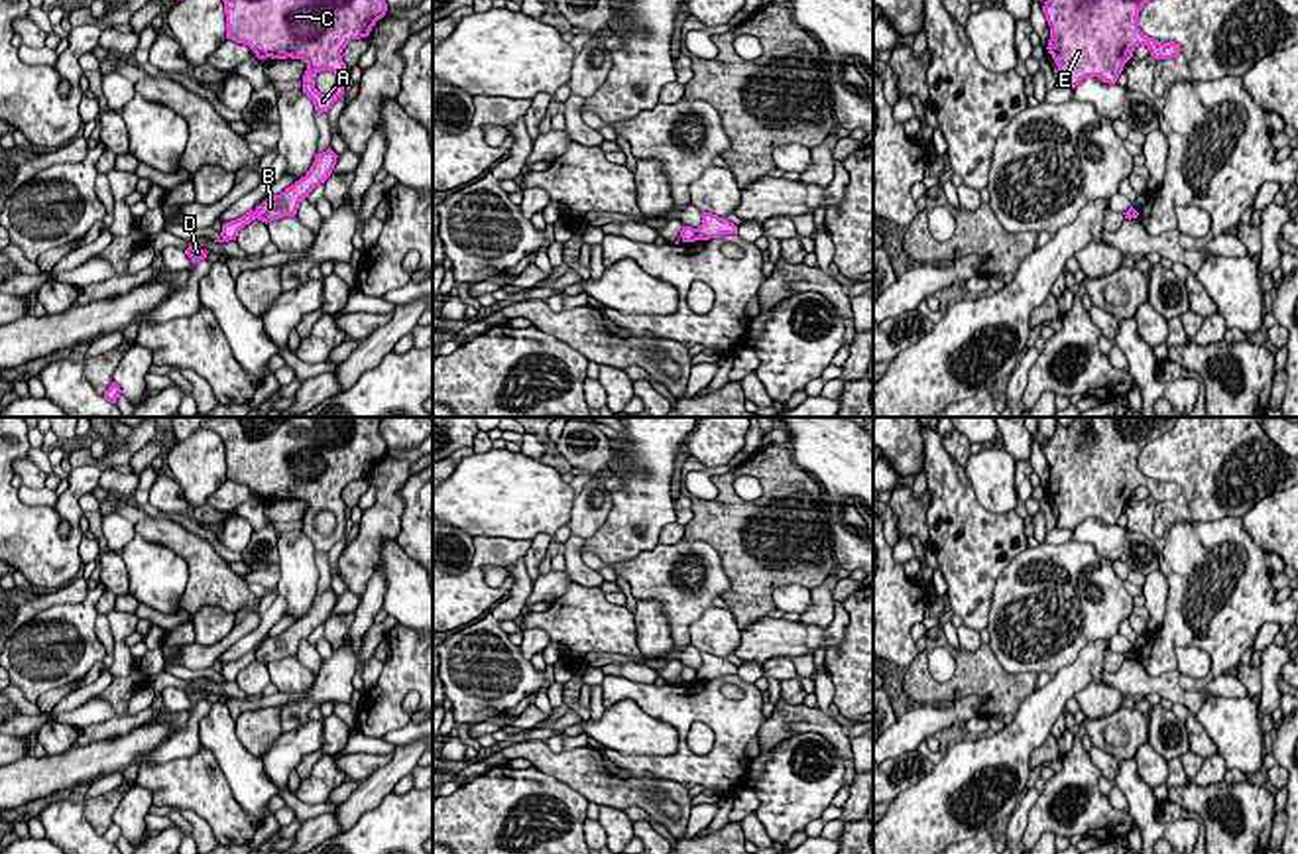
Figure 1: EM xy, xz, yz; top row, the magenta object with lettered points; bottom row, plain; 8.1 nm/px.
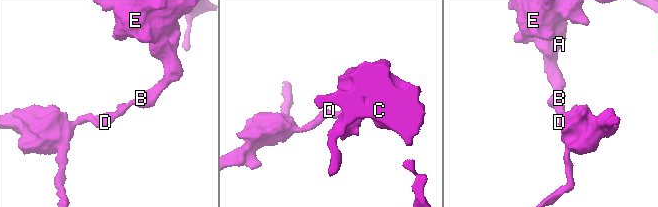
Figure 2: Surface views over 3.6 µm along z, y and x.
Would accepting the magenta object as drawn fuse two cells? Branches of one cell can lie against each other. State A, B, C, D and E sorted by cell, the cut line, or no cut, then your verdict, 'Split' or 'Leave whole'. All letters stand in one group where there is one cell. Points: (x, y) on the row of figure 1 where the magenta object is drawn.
Groups: A B C E / D. Split along xy (252, 211), (256, 217). Split

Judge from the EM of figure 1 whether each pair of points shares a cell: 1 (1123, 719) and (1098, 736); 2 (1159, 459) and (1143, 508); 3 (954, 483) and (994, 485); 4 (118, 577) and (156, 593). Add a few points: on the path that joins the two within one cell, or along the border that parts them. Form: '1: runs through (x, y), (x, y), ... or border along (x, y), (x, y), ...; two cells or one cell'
1: runs through (1118, 721), (1112, 721), (1102, 731); one cell
2: border along (1157, 502), (1153, 518); two cells
3: border along (964, 467), (984, 506), (996, 512), (1011, 508); two cells
4: border along (118, 553), (126, 569), (130, 593); two cells

